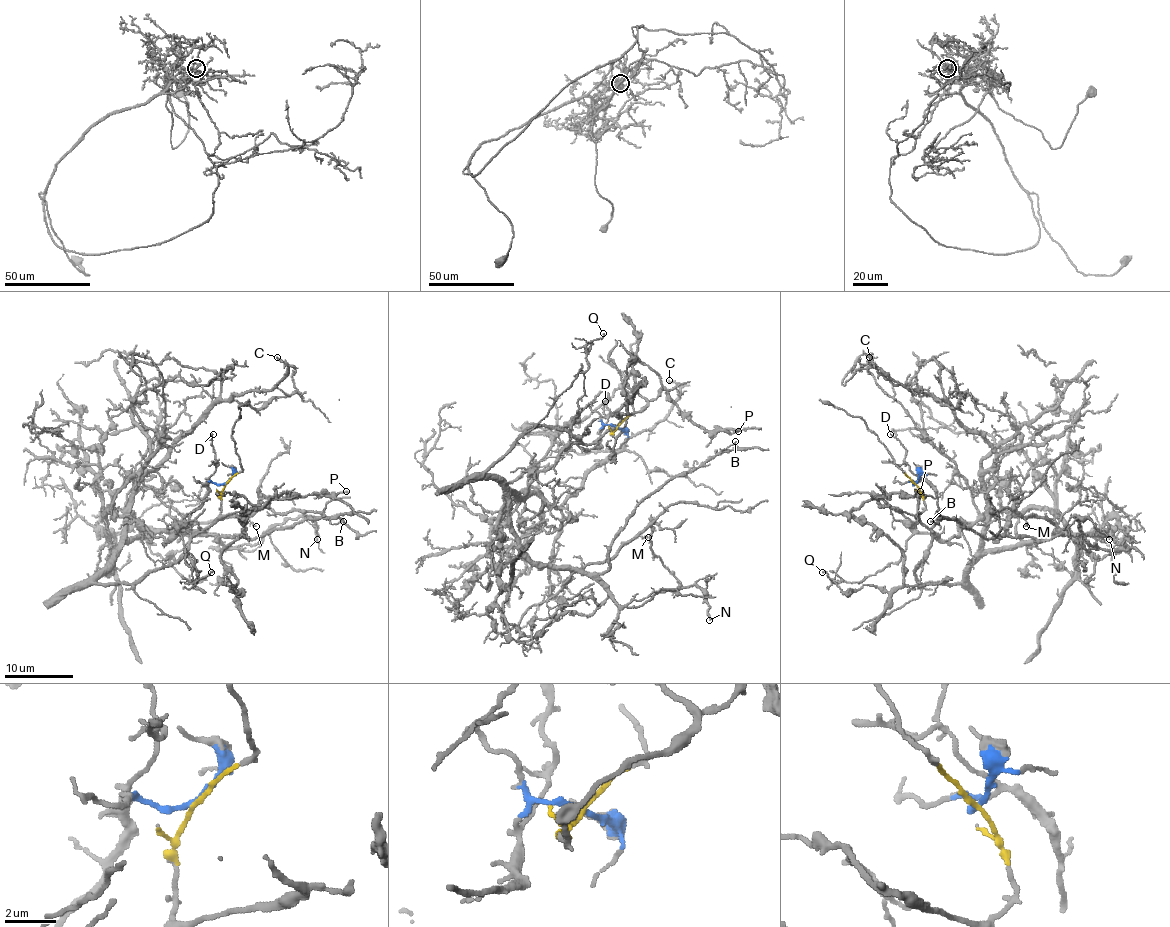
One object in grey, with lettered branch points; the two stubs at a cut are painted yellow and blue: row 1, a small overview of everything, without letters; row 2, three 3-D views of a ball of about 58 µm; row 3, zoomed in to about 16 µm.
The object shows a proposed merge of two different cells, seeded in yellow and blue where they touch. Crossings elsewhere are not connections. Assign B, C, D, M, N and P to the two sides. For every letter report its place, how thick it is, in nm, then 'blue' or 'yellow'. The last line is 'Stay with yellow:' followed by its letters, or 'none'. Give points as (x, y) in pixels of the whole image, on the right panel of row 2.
B: at (930, 521); 130 nm thick; yellow
C: at (869, 357); 200 nm thick; yellow
D: at (890, 434); 140 nm thick; blue
M: at (1026, 526); 90 nm thick; yellow
N: at (1109, 539); 130 nm thick; yellow
P: at (920, 491); 130 nm thick; yellow
Stay with yellow: B, C, M, N, P

